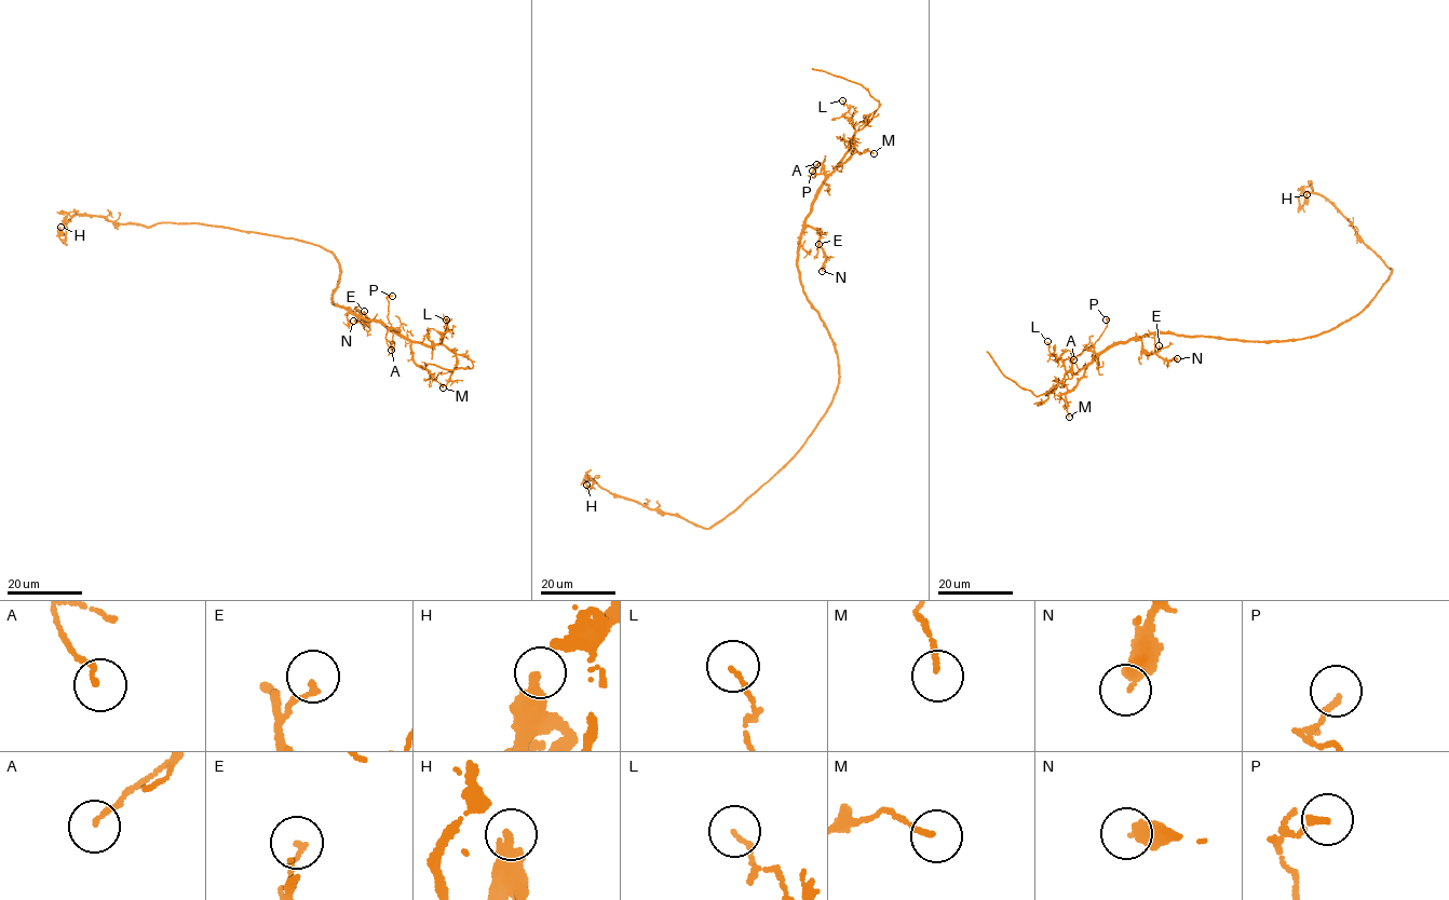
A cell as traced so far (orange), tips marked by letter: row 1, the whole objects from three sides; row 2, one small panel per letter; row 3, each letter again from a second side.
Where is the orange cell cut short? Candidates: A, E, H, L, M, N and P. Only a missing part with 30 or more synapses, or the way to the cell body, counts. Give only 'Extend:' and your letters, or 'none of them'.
Extend: none of them

